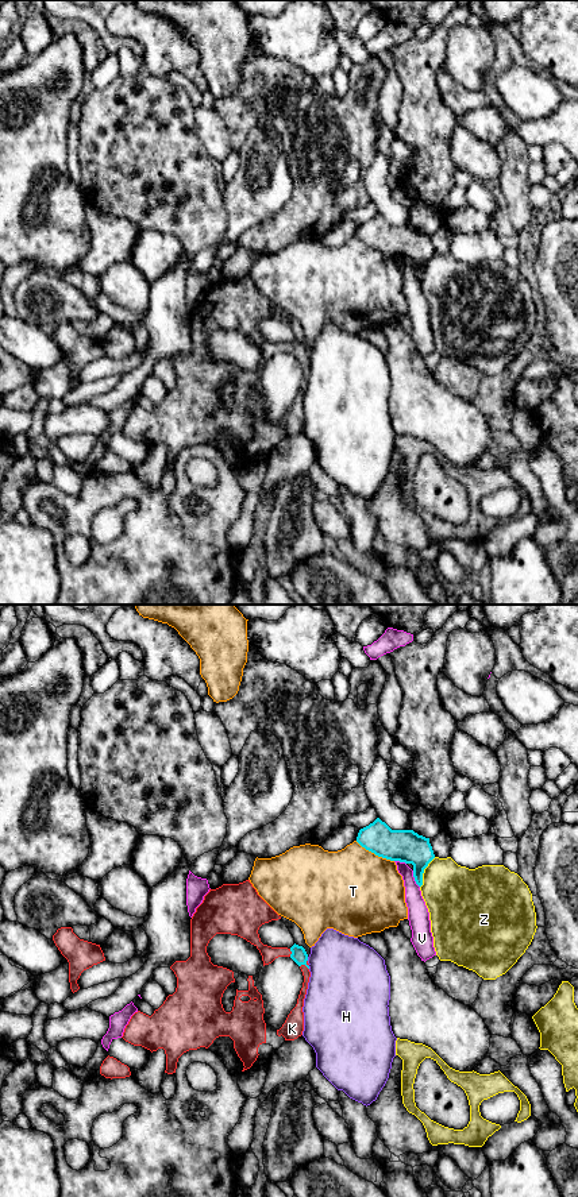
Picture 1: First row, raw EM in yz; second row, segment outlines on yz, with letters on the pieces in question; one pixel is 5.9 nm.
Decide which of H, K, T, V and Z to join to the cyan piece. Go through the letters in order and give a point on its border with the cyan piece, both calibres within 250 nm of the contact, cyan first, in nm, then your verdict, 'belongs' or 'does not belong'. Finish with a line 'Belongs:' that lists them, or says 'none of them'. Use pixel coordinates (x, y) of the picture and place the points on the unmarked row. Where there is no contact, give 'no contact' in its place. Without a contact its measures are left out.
H: contact yz (307, 354); calibres 90 and 420 nm; does not belong
K: contact yz (307, 360); calibres 90 and 50 nm; belongs
T: contact yz (374, 248); calibres 190 and 480 nm; does not belong
V: contact yz (415, 274); calibres 190 and 130 nm; does not belong
Z: contact yz (423, 267); calibres 190 and 360 nm; does not belong
Belongs: K

